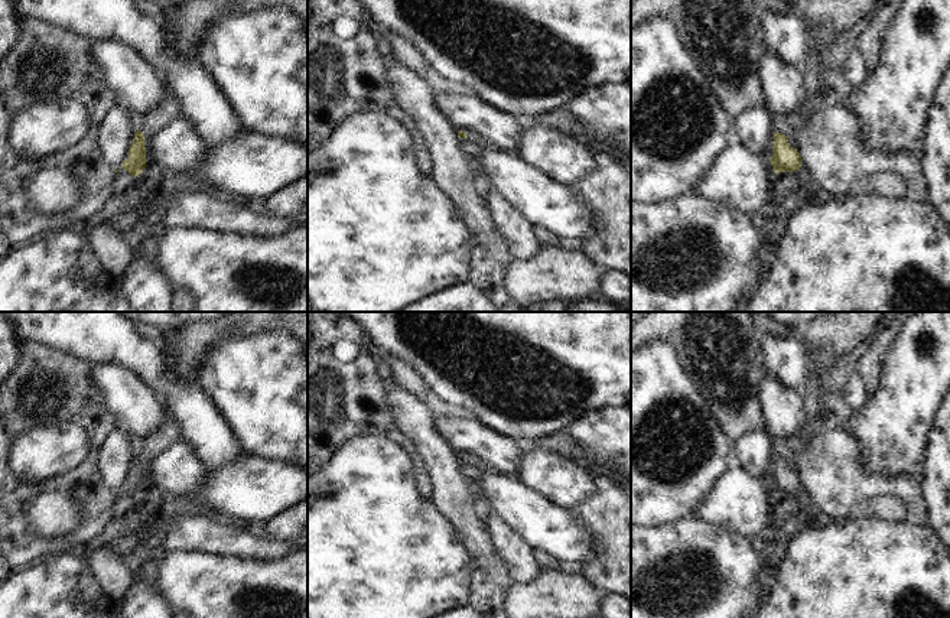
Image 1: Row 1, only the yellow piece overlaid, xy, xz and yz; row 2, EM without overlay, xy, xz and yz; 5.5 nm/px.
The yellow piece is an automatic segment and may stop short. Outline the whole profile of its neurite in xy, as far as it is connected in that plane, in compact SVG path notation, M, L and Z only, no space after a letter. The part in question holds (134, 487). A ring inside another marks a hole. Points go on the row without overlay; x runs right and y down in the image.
M165 409L165 419L147 436L143 438L143 449L134 456L133 466L128 472L128 481L123 484L121 491L133 501L139 500L146 488L144 461L154 456L159 451L180 440L180 429L170 412Z

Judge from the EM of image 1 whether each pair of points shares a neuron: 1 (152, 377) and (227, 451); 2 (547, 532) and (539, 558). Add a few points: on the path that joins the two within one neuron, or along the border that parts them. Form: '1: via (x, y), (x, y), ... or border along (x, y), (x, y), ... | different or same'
1: via (171, 393), (208, 432) | same
2: border along (533, 547), (542, 549), (559, 560) | different

